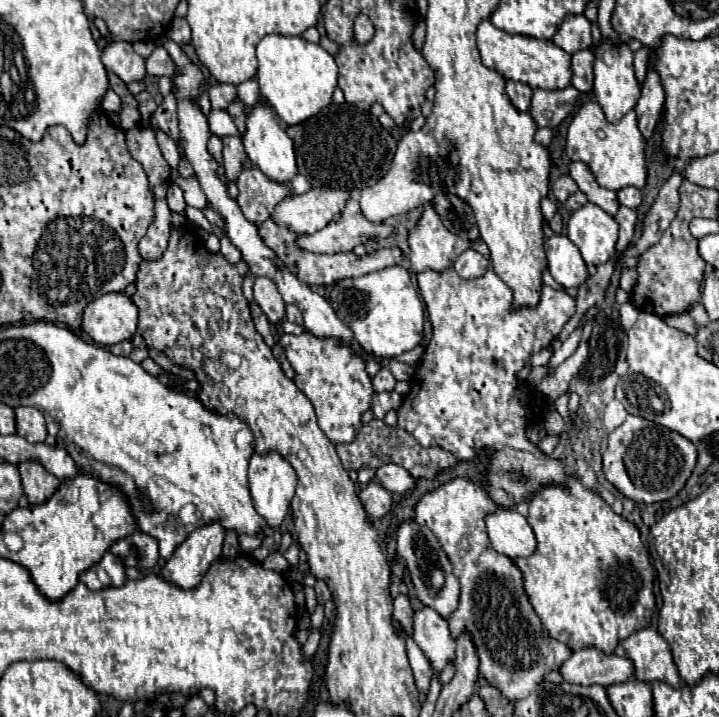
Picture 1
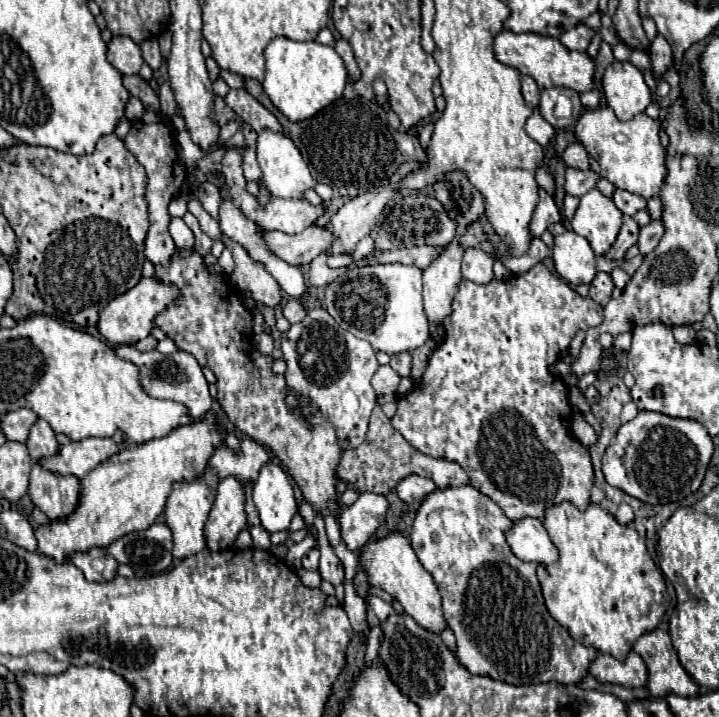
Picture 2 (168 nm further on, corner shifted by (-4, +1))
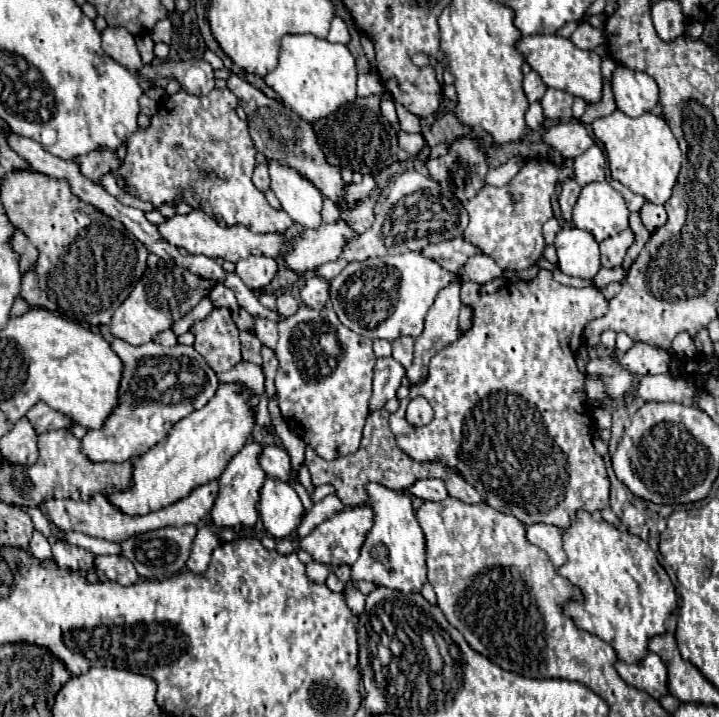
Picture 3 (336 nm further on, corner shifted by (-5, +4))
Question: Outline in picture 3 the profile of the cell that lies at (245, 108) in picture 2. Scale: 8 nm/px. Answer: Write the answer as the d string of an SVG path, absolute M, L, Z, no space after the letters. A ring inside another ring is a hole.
M230 75L226 83L228 83L228 89L238 97L240 107L246 111L250 137L254 141L256 151L260 151L268 161L282 161L282 165L290 165L292 169L298 169L298 173L302 173L302 177L306 177L326 199L334 201L334 205L340 211L340 219L346 221L350 225L350 229L354 229L356 233L364 233L374 221L374 205L380 199L382 189L378 189L378 187L372 189L364 201L348 203L342 197L346 183L340 175L340 169L336 165L326 163L322 147L318 145L318 139L314 137L314 127L308 121L298 117L292 109L282 105L280 101L266 97L260 89L256 89L248 81L240 79L238 75Z

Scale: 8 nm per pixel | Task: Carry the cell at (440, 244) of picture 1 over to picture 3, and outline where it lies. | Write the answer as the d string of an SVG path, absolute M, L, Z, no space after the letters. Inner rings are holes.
M458 283L444 287L426 315L424 331L416 337L414 361L406 371L410 385L424 383L430 359L462 335L458 329L458 311L462 305L458 287Z

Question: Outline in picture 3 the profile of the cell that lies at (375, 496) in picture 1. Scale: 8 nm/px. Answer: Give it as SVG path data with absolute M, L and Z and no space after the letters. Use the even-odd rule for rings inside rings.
M368 505L350 507L348 511L340 511L334 517L320 523L310 535L306 535L300 541L300 547L306 553L310 553L312 559L318 561L318 563L324 563L324 565L330 565L330 567L340 567L340 565L352 567L354 561L360 555L360 547L362 547L370 527L372 527L372 509Z

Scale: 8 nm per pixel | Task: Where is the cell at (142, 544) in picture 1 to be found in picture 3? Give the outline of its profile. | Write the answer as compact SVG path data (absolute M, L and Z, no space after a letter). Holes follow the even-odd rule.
M184 525L184 527L164 527L164 529L144 533L144 535L136 535L136 537L130 537L120 543L122 551L124 551L122 555L134 563L134 567L142 579L162 581L166 577L180 573L186 567L196 531L198 531L196 525Z

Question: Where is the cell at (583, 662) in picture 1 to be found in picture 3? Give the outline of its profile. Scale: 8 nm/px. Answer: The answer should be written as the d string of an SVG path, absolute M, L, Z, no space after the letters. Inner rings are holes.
M648 653L646 659L642 659L638 665L626 665L622 661L616 663L618 675L632 687L646 691L654 699L660 699L668 695L668 673L666 665L656 653Z

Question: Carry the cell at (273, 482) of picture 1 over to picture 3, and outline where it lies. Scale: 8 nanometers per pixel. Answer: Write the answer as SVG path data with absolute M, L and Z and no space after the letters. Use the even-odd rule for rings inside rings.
M266 477L260 493L260 517L272 537L288 537L300 525L304 513L306 509L290 483Z

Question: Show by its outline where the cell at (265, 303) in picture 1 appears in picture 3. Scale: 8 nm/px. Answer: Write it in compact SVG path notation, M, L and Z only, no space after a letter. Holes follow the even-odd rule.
M250 255L236 263L236 275L244 281L246 287L260 291L264 289L276 275L276 261L262 255Z

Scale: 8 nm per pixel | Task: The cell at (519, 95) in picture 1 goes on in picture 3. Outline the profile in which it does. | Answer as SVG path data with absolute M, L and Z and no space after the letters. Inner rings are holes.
M530 71L528 75L524 75L524 93L526 93L526 99L530 101L530 103L534 103L534 101L540 101L542 99L542 95L544 95L544 91L546 91L546 85L544 85L544 81L540 79L540 75L536 73L536 71Z

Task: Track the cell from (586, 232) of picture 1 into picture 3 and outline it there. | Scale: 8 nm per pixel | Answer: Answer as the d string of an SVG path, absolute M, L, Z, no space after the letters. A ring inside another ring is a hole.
M596 181L582 187L572 223L590 231L596 241L604 241L628 227L628 215L622 195L608 181Z

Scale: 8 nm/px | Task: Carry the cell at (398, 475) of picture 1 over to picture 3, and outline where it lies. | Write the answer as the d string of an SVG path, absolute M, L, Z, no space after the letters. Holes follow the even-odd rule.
M420 479L410 487L410 493L424 501L444 501L448 497L448 491L442 479Z

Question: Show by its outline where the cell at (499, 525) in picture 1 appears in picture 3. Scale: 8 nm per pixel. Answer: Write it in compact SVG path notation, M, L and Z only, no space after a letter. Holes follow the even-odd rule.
M530 525L528 527L528 541L540 549L544 549L554 567L562 567L566 561L566 553L562 544L562 529L554 525Z

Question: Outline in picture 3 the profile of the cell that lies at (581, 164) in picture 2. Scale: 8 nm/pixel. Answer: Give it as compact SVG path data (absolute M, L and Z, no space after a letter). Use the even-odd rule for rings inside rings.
M570 119L568 123L546 127L542 131L542 141L552 151L558 151L562 157L570 157L570 159L582 155L590 145L594 145L594 137L578 119Z

